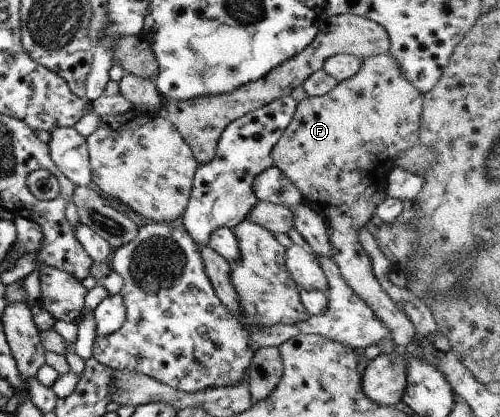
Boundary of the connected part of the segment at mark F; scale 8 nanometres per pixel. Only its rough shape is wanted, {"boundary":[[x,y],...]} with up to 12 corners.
{"boundary":[[388,53],[298,102],[272,166],[322,218],[346,285],[404,347],[415,327],[356,235],[423,93]]}

